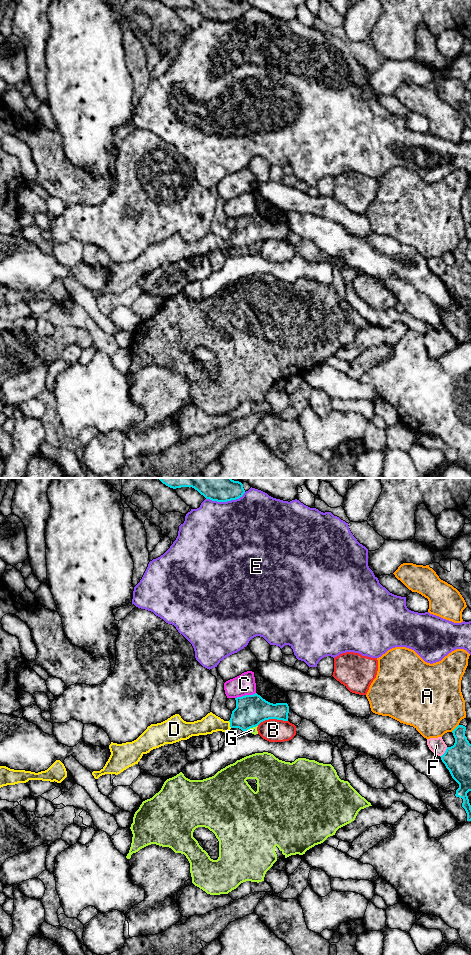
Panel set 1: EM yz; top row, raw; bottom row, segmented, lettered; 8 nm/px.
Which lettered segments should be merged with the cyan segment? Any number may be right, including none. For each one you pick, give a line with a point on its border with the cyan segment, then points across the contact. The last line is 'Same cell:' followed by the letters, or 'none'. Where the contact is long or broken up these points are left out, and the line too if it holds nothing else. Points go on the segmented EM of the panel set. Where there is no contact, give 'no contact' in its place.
D: contact yz (230, 724); way yz (251, 710), (245, 716), (230, 724), (210, 723)
Same cell: D

